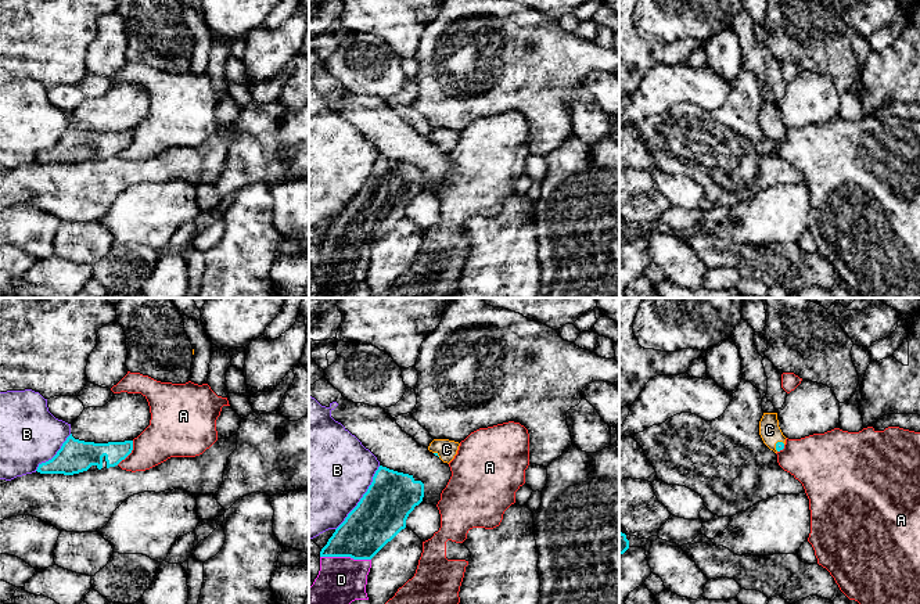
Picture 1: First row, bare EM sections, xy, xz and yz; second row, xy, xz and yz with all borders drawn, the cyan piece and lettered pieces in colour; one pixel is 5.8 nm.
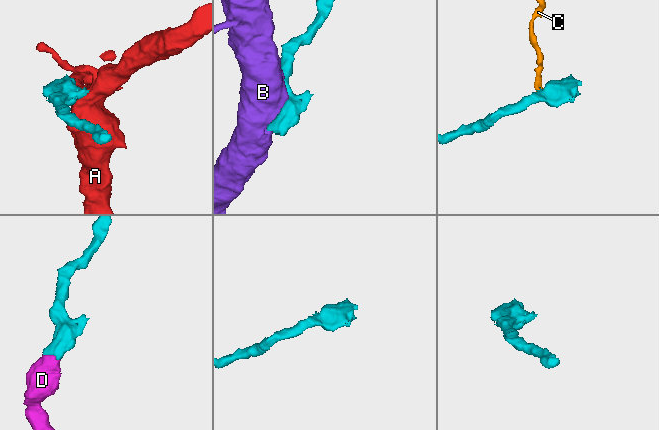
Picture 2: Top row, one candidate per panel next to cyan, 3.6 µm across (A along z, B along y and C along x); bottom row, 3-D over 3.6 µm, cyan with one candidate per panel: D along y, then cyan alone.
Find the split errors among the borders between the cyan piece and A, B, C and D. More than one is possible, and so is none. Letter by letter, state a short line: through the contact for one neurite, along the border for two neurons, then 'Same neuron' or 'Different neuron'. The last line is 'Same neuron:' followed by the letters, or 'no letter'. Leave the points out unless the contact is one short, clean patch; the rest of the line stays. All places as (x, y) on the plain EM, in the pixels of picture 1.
A: Line: xy (133, 130), (133, 139), (117, 154). Different neuron
B: Different neuron
C: Line: yz (779, 136), (777, 132), (769, 119). Same neuron
D: Same neuron
Same neuron: C, D

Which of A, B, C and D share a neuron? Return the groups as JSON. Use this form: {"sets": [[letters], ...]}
{"sets": [["A"], ["B"], ["C", "D"]]}

